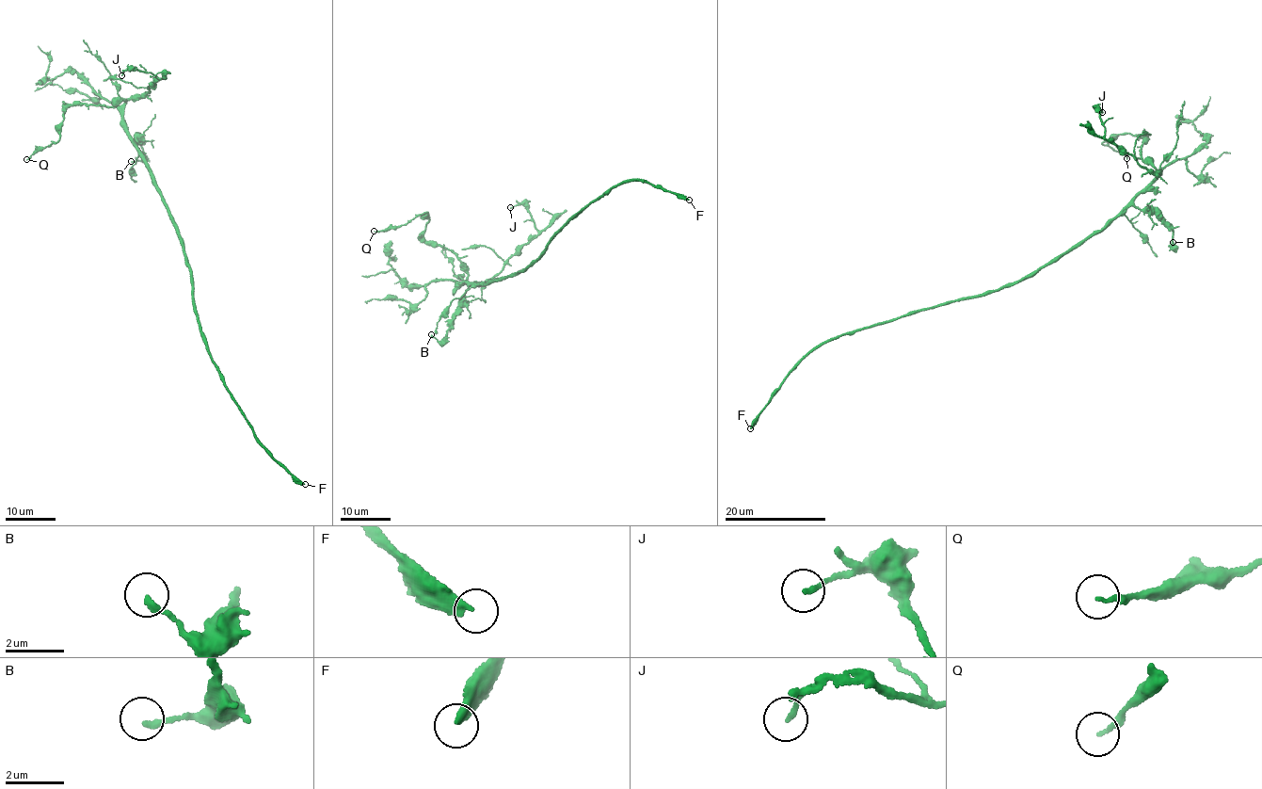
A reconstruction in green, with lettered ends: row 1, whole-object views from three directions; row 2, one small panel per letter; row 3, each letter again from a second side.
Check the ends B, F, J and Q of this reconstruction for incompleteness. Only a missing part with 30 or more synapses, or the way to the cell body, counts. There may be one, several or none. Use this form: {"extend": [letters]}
{"extend": ["F"]}

